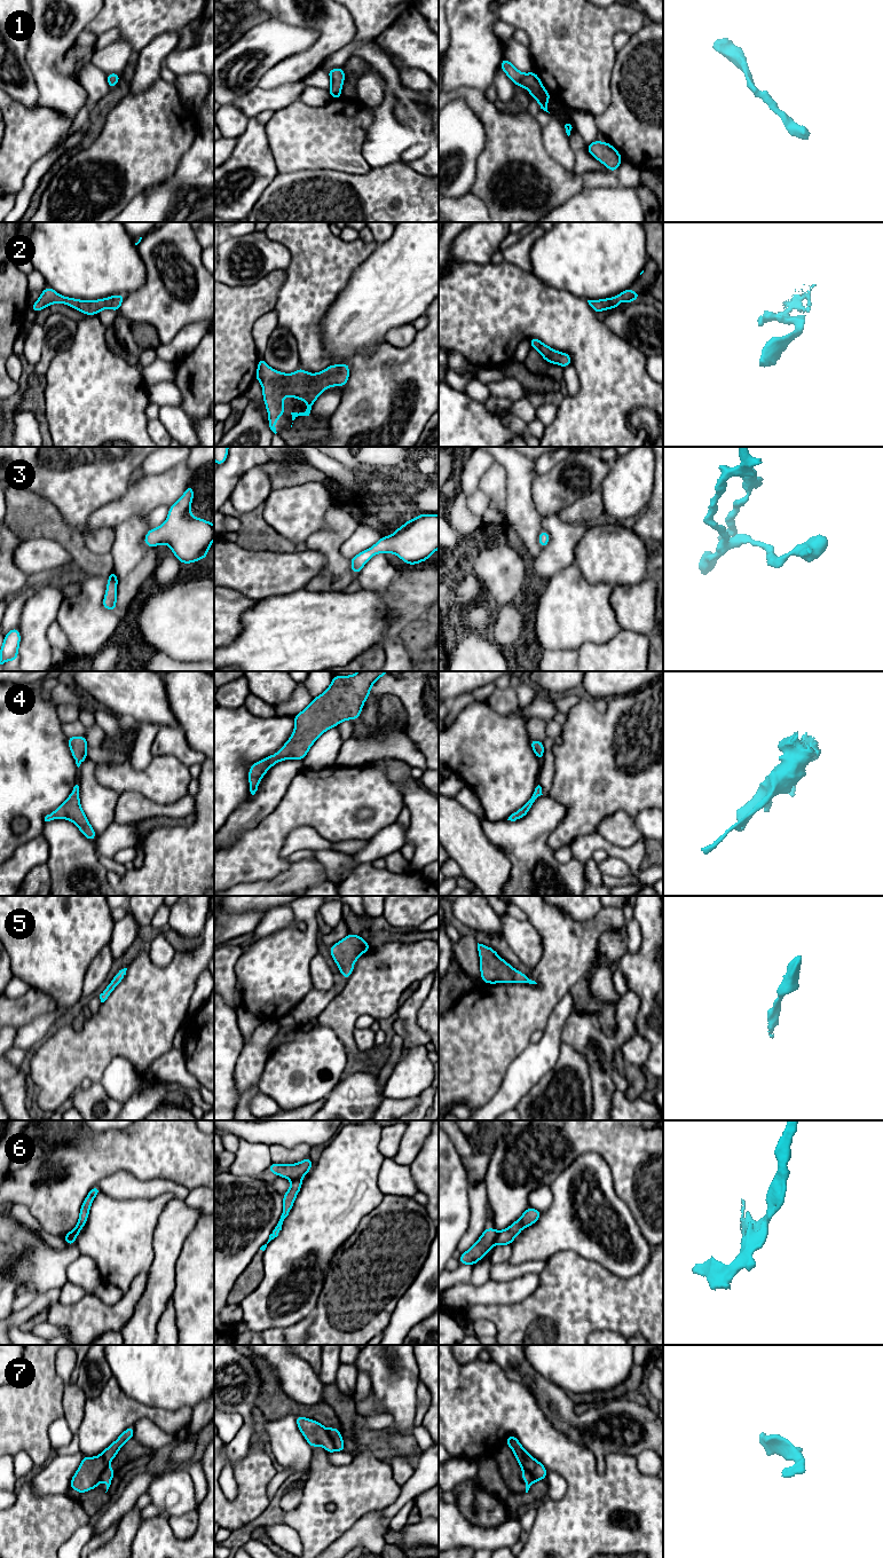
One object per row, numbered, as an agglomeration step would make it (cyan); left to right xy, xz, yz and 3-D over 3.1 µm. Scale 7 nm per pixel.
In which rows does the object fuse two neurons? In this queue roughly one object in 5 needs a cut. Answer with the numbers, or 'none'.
6, 7

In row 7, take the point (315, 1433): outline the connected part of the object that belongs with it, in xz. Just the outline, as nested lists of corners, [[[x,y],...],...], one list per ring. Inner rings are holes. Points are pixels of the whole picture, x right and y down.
[[[299,1415],[295,1416],[295,1421],[300,1432],[312,1449],[315,1446],[321,1446],[329,1454],[337,1451],[328,1429],[324,1427],[320,1422]]]

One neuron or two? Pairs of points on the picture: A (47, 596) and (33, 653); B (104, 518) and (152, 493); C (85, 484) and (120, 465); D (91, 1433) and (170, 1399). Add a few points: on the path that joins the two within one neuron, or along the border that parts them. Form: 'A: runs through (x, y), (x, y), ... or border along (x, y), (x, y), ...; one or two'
A: runs through (41, 610), (33, 623), (33, 639); one
B: runs through (116, 512), (141, 497); one
C: runs through (94, 474), (103, 465), (111, 465); one
D: border along (126, 1395), (152, 1407), (178, 1409); two

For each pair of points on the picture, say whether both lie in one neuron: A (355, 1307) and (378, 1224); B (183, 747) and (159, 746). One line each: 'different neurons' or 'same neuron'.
A: same neuron
B: same neuron

